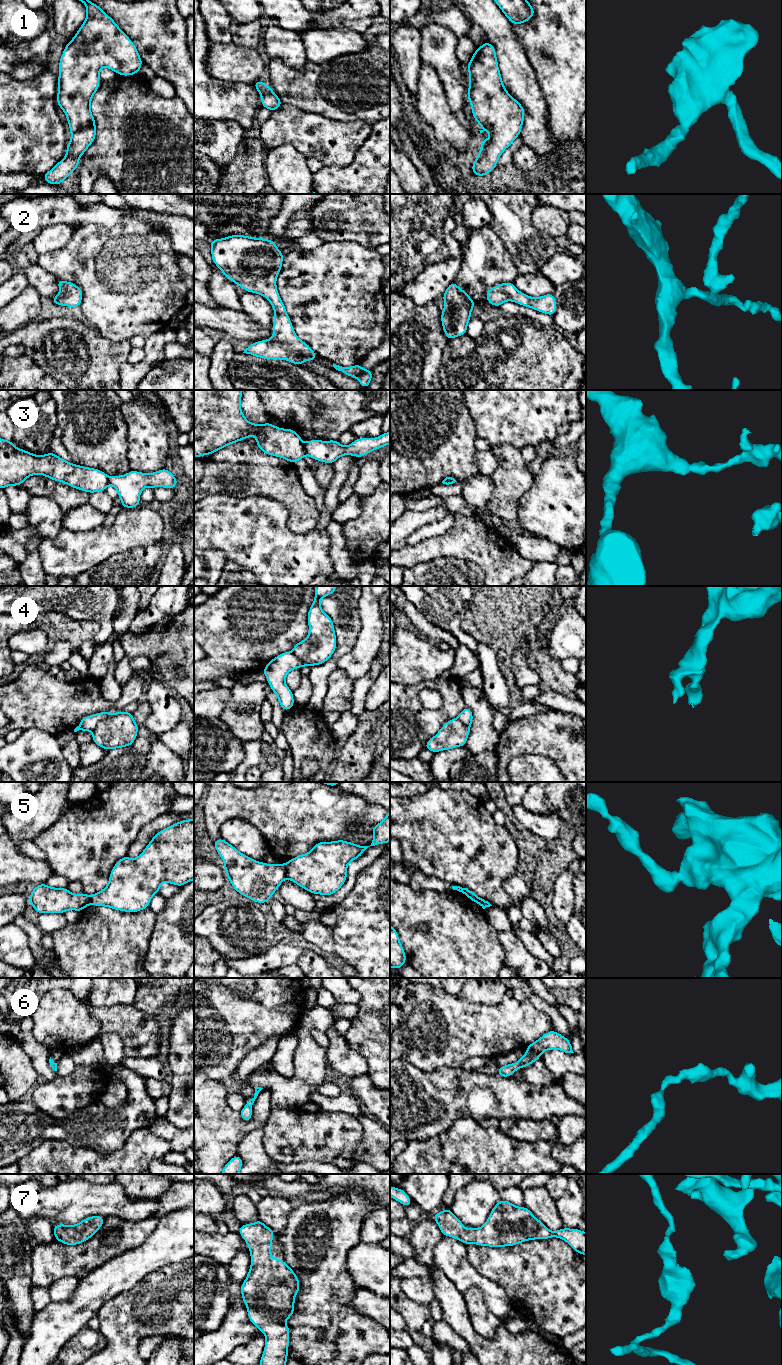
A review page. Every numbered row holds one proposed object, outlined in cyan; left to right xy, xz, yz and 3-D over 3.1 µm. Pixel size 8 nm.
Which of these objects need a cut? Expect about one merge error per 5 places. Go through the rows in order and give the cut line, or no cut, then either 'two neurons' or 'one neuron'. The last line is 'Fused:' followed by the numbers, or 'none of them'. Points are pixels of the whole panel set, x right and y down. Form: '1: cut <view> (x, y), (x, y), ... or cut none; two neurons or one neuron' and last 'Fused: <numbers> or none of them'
1: cut none; one neuron
2: cut none; one neuron
3: cut xz (303, 445), (305, 452); two neurons
4: cut xy (110, 714), (91, 731); two neurons
5: cut xz (282, 864), (287, 877); two neurons
6: cut none; one neuron
7: cut none; one neuron
Fused: 3, 4, 5

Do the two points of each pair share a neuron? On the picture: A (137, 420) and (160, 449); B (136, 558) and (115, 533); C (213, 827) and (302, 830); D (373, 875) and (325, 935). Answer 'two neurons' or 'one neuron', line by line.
A: one neuron
B: two neurons
C: one neuron
D: two neurons

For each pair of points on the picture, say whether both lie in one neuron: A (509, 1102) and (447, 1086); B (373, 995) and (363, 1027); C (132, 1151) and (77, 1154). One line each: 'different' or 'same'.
A: same
B: same
C: same

